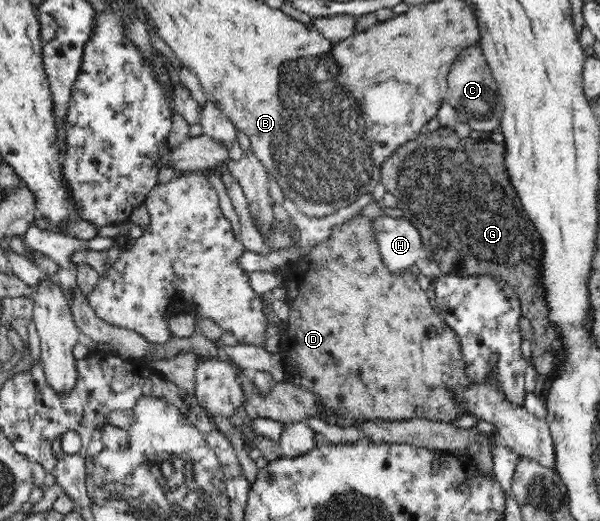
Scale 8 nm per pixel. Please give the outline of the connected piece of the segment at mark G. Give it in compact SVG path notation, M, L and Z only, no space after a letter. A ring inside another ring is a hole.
M452 128L429 132L424 129L416 141L404 143L394 155L381 166L381 183L386 191L397 197L397 212L410 220L420 232L424 256L435 261L442 274L459 276L485 275L508 283L520 298L523 316L533 327L530 365L540 375L552 373L558 361L554 351L560 347L559 330L550 318L550 306L545 300L544 290L539 283L539 267L543 254L543 240L527 211L522 209L521 199L515 190L509 173L504 173L502 145L496 139L462 138Z

